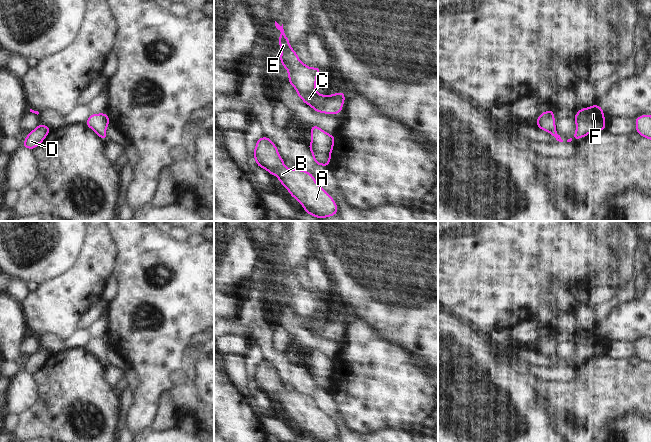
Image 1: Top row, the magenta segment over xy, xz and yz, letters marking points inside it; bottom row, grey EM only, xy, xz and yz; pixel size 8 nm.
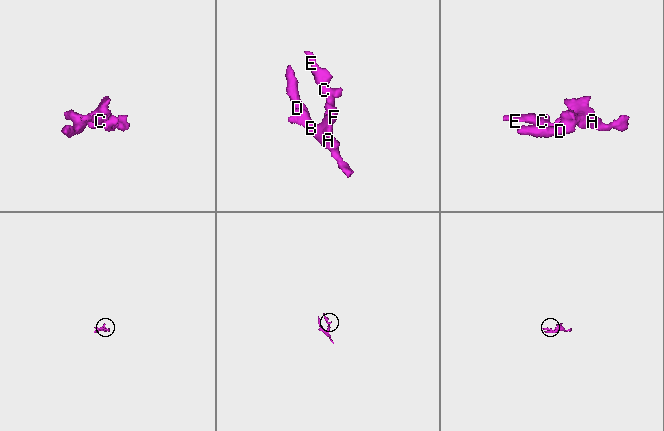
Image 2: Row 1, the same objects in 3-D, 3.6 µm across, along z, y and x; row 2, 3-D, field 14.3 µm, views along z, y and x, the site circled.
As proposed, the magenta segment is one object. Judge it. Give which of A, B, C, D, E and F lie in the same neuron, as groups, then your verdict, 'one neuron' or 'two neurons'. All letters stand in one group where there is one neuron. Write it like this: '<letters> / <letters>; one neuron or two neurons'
A B C D E F; one neuron

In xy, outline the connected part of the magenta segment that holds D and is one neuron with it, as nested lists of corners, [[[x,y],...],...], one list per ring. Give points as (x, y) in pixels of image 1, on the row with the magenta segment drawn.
[[[40,123],[34,130],[27,134],[21,146],[34,150],[45,140],[50,131],[51,129],[48,126]]]

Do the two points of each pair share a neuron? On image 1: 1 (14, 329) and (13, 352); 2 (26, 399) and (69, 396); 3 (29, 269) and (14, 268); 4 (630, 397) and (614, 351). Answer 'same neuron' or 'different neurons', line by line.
1: same neuron
2: different neurons
3: same neuron
4: different neurons

